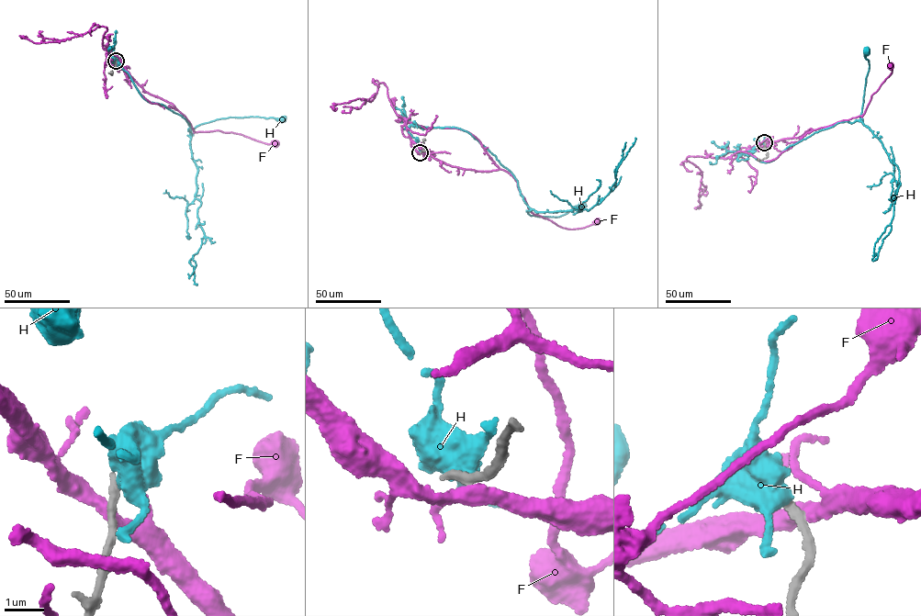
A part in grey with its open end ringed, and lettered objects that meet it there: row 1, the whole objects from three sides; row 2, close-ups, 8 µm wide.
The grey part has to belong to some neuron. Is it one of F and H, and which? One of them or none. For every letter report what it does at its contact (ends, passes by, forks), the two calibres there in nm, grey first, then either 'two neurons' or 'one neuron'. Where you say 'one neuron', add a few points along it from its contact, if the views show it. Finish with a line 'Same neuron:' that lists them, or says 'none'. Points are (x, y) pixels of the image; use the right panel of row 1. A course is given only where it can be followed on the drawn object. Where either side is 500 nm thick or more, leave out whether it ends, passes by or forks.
F: it passes by | 280/320 nm | two neurons
H: 200/600 nm | two neurons
Same neuron: none

